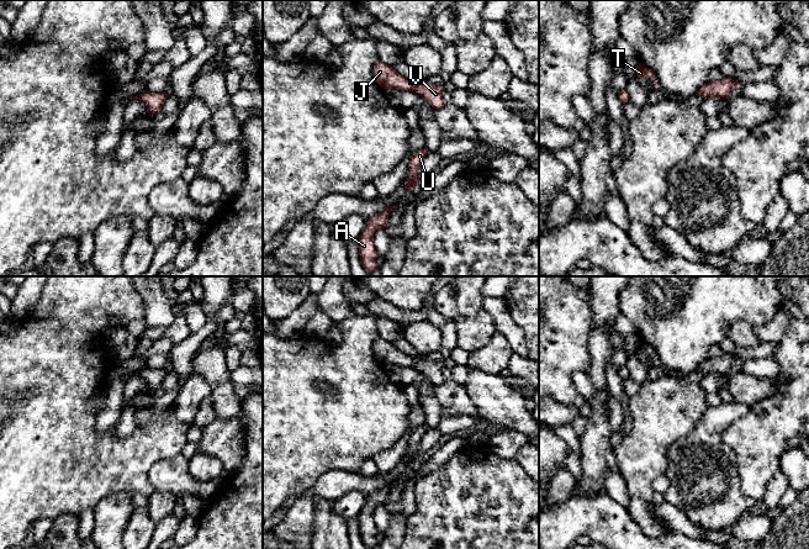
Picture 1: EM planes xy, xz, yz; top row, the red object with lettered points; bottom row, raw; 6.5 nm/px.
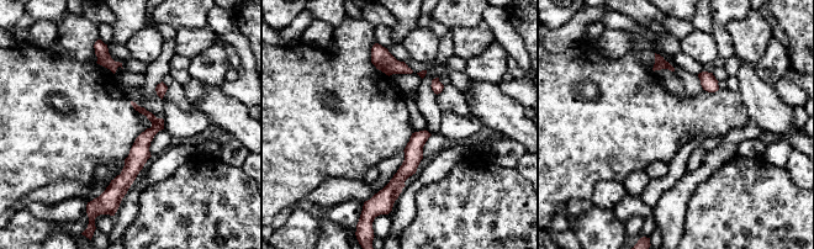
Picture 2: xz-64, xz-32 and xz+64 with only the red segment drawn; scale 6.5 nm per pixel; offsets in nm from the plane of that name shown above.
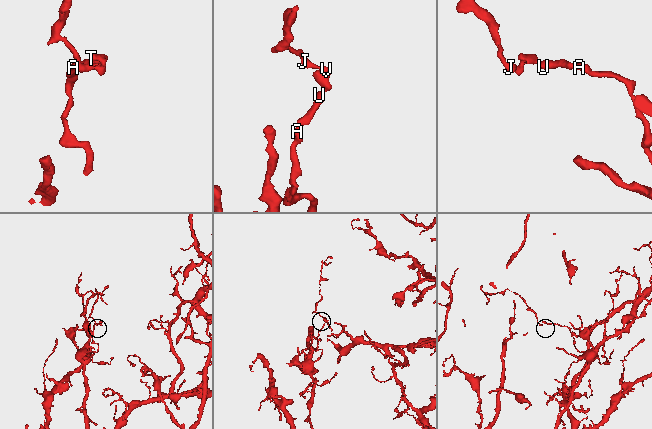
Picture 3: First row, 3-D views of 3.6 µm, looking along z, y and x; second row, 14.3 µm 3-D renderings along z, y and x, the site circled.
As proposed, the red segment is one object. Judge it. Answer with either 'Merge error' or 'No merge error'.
No merge error

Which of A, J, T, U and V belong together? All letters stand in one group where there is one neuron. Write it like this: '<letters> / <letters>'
A J T U V

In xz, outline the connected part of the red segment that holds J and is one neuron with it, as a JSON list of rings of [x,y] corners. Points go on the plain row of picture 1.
[[[376,338],[372,345],[372,353],[376,359],[387,365],[403,365],[418,369],[425,375],[433,385],[441,385],[446,379],[443,375],[443,365],[440,361],[434,360],[416,360],[414,358],[400,352],[393,343]]]

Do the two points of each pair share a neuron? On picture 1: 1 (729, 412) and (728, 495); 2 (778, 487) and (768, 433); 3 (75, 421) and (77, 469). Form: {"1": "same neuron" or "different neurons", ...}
{"1": "same neuron", "2": "different neurons", "3": "same neuron"}

